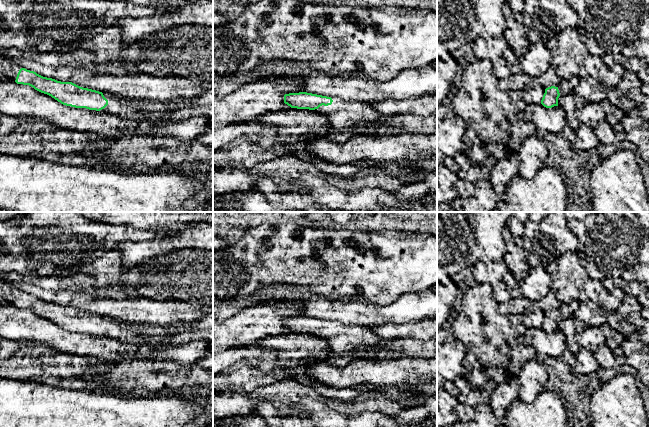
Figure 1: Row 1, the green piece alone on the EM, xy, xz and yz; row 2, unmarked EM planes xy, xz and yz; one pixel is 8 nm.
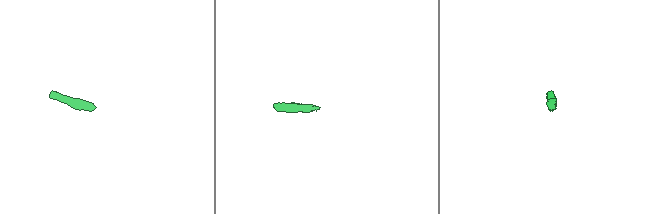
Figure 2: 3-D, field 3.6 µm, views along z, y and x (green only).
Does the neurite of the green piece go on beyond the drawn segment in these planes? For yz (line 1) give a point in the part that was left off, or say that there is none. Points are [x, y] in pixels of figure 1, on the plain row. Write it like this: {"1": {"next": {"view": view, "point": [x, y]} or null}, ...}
{"1": {"next": null}}

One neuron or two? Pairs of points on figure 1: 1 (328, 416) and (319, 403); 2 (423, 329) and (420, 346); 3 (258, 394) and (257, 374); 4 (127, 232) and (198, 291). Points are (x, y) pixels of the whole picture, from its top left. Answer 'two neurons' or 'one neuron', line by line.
1: two neurons
2: two neurons
3: two neurons
4: two neurons

